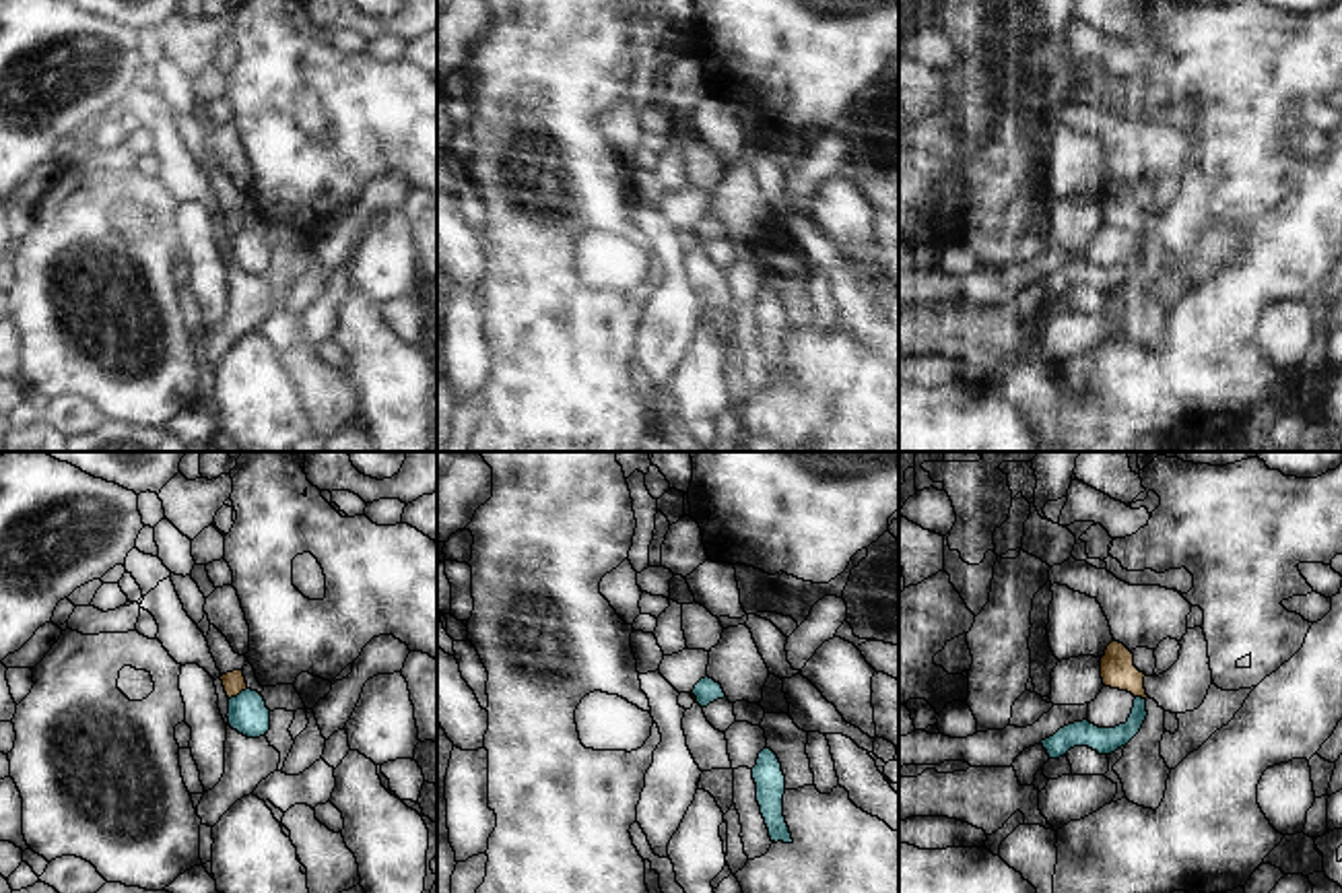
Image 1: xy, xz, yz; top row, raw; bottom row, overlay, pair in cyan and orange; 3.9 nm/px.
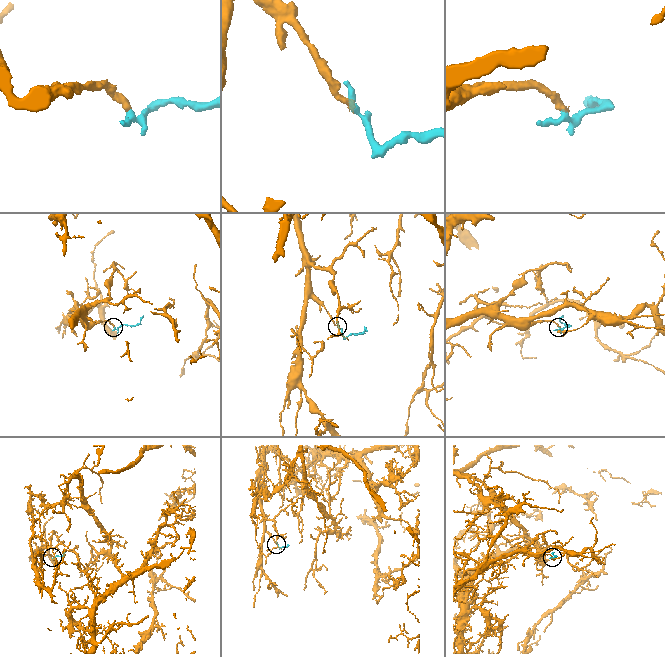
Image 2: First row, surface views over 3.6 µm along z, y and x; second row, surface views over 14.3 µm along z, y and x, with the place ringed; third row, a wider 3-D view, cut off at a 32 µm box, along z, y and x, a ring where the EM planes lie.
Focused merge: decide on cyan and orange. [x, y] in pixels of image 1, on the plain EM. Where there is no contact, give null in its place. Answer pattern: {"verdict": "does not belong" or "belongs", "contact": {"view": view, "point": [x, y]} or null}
{"verdict": "does not belong", "contact": {"view": "xy", "point": [240, 232]}}

